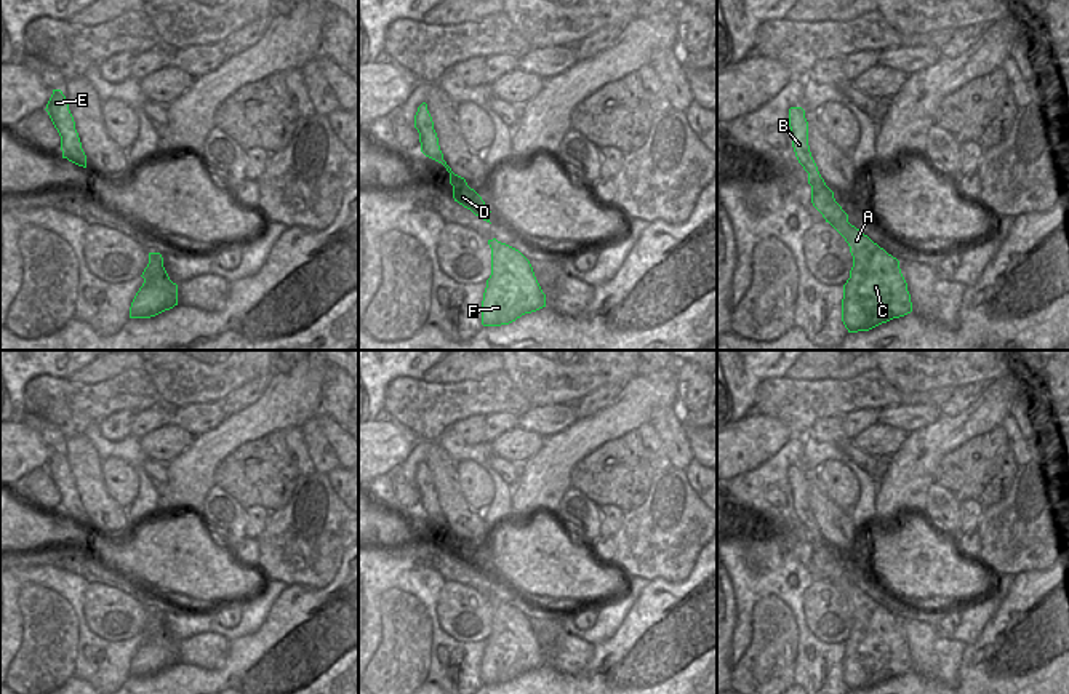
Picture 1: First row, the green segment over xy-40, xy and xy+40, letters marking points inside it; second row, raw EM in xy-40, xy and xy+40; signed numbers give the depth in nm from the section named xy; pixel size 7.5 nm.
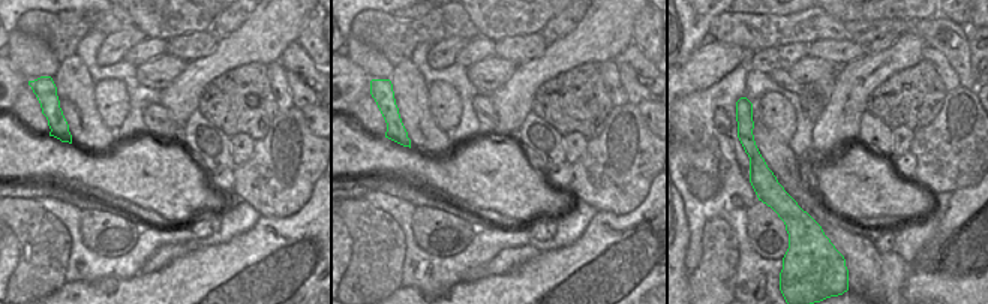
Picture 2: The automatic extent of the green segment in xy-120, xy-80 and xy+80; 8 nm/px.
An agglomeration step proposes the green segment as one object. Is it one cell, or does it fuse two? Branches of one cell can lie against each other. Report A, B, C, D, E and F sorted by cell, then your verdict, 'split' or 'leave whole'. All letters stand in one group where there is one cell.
groups A B C D E F; leave whole

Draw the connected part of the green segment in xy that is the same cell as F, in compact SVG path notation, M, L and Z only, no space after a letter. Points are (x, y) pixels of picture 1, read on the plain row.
M488 598L491 606L491 633L482 659L482 683L509 683L525 672L546 665L530 619L515 606Z

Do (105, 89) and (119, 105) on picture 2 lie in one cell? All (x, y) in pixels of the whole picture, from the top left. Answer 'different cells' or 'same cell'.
same cell

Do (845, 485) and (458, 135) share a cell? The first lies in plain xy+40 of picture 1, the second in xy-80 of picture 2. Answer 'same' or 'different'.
different

